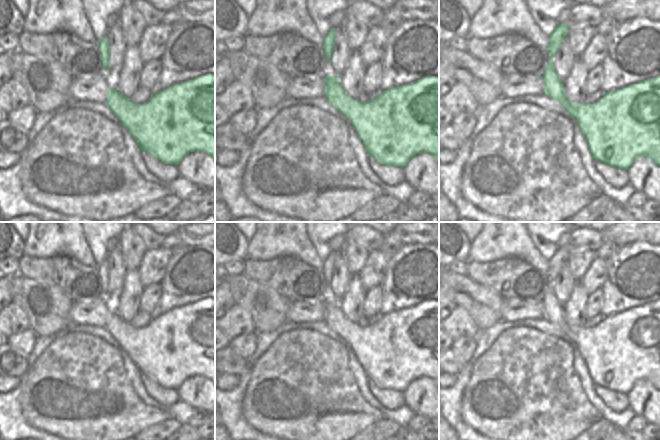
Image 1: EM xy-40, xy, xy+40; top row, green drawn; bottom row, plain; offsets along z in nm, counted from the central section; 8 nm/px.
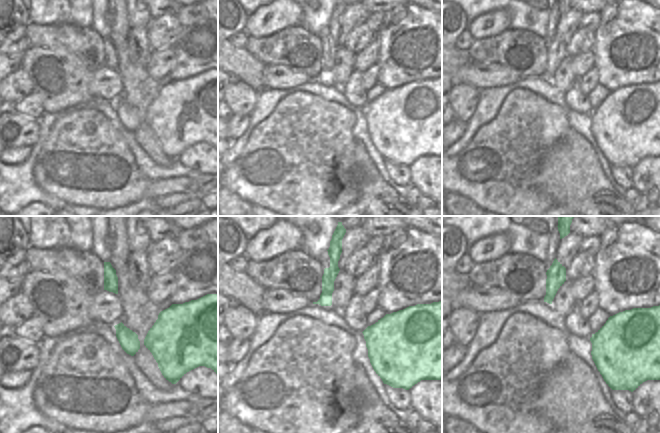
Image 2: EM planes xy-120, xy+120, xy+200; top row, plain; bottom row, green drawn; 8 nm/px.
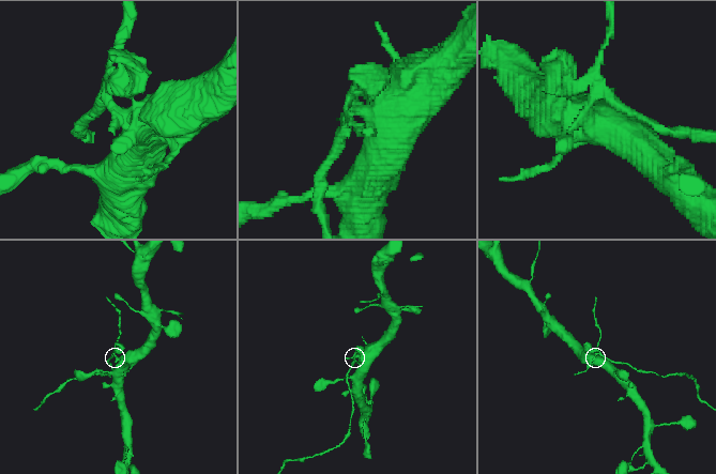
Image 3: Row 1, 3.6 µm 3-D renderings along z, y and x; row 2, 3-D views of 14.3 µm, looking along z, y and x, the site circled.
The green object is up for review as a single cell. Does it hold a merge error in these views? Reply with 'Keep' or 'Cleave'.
Cleave.

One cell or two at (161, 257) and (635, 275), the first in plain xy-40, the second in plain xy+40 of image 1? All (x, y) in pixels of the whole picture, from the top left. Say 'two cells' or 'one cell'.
two cells

